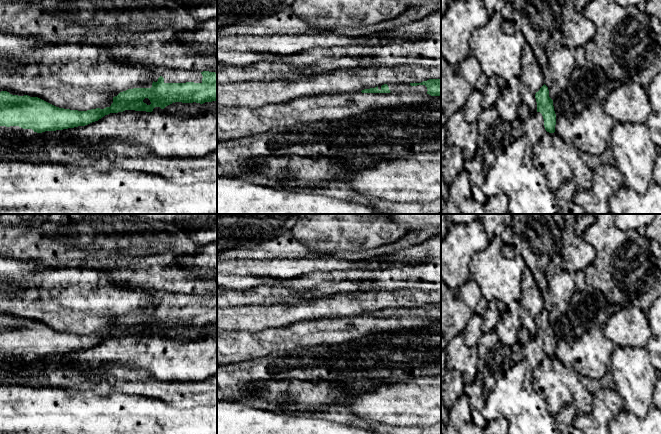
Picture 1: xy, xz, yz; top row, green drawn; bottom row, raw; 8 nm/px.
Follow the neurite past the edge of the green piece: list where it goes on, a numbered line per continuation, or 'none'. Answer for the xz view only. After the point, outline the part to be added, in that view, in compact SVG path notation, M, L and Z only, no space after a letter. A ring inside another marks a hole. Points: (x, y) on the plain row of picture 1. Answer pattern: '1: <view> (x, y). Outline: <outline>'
1: xz (400, 311). Outline: M410 307L387 308L391 316L416 316L421 318L427 317L425 309L411 310Z

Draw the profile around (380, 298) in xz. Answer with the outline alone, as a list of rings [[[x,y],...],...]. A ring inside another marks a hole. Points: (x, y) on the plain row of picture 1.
[[[400,290],[336,293],[297,303],[248,305],[217,309],[217,331],[257,332],[301,320],[355,317],[384,308],[421,307],[435,303],[434,291]]]

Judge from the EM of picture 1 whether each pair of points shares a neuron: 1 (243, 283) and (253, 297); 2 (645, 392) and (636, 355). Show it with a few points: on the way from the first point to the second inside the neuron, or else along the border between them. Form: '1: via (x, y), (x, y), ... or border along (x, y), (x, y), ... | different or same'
1: border along (265, 284), (244, 289), (227, 289) | different
2: via (636, 383), (636, 364) | same

